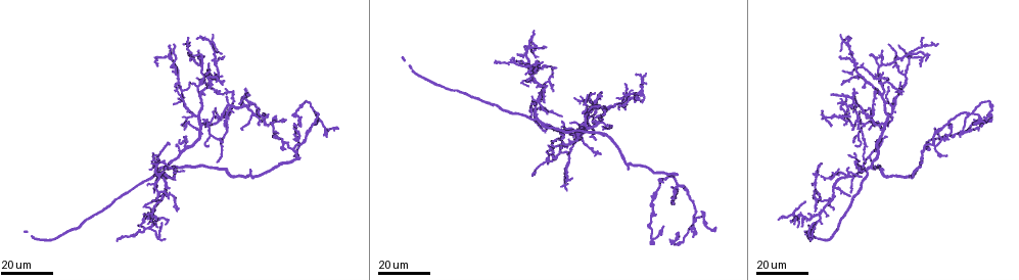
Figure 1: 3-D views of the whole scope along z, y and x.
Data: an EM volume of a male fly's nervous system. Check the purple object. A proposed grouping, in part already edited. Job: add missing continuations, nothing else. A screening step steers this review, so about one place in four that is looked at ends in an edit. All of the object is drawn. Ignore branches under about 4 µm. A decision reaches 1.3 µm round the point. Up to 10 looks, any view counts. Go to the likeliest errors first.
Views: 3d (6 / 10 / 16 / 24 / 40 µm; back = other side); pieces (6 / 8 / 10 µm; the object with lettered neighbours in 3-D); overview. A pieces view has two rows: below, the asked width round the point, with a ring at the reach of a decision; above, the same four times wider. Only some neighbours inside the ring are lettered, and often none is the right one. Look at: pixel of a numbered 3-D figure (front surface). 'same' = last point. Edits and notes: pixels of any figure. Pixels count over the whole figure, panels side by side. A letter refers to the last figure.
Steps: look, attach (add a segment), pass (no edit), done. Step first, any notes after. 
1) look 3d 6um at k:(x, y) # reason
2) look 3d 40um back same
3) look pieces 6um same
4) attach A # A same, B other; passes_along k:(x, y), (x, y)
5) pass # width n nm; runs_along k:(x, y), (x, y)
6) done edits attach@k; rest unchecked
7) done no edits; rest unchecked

look 3d 24um at 1:(248, 169) # free end

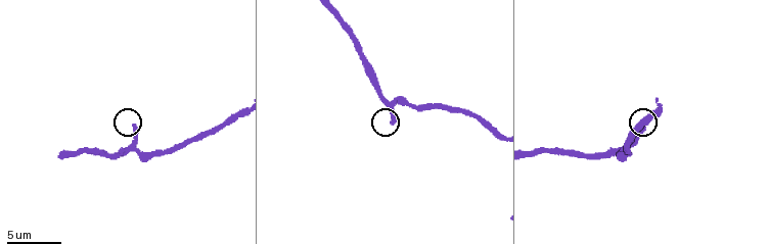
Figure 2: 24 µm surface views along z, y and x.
look pieces 8um at 2:(394, 121) # what lies round it

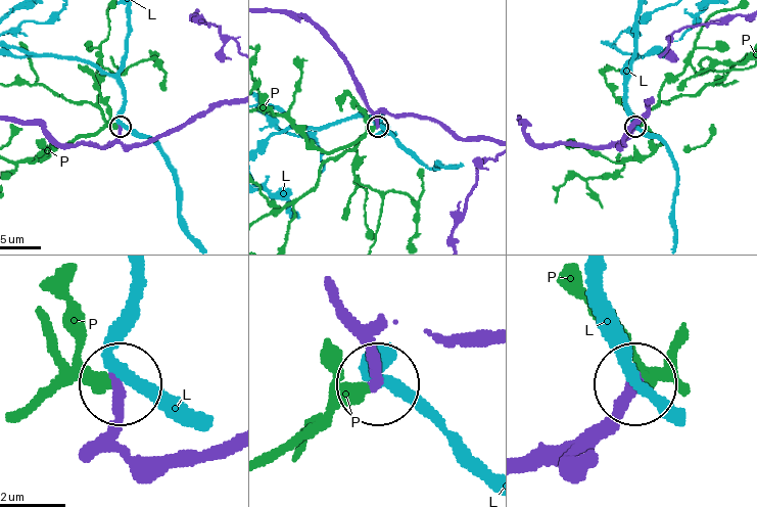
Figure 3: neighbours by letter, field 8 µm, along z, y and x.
attach P # L other, P same; passes_along 3:(366, 106), (376, 126), (329, 151), (267, 112); it goes on there

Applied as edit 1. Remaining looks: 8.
look overview

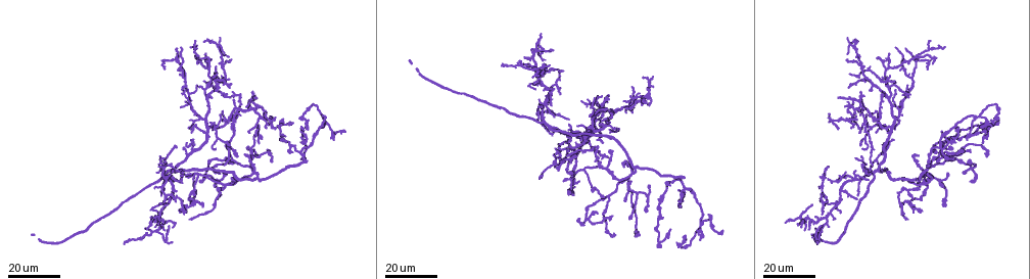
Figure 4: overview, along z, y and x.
look 3d 24um at 4:(869, 172) # end of a long branch

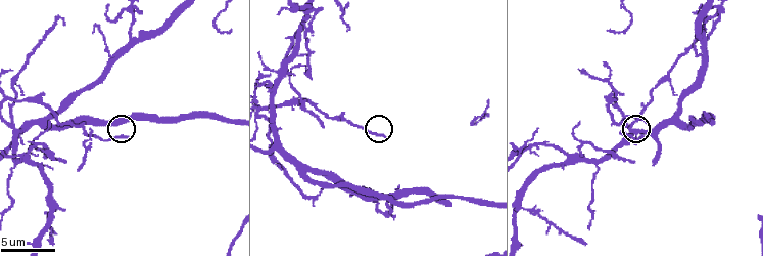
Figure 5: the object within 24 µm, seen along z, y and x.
look pieces 6um at 5:(643, 136) # what lies round it

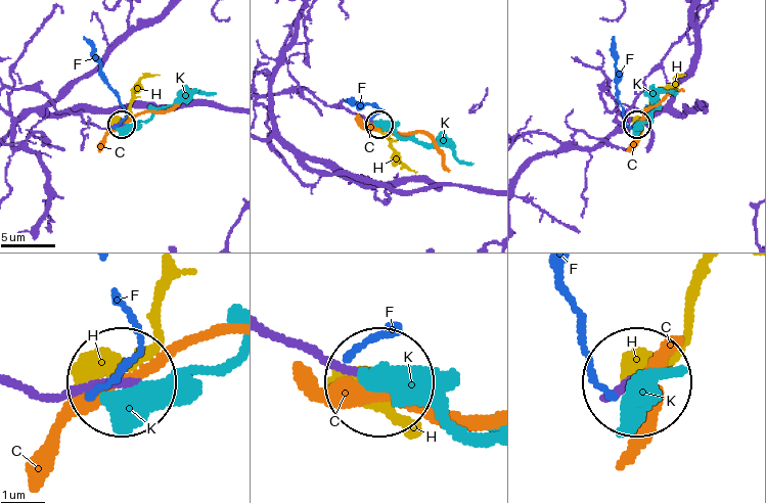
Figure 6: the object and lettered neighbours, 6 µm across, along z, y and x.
pass # width 170 nm; C other, F other, H other, K other; no lettered segment goes on from it

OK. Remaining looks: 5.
look 3d 24um at 4:(302, 132)

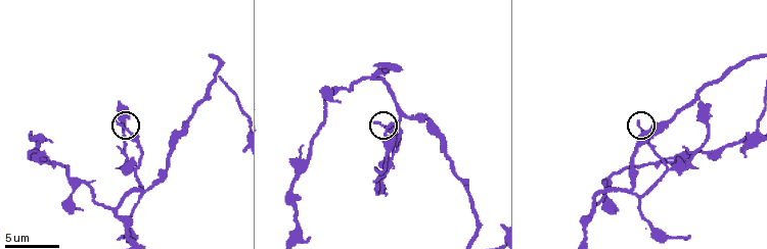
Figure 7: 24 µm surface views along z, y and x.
look pieces 6um at 7:(373, 123)

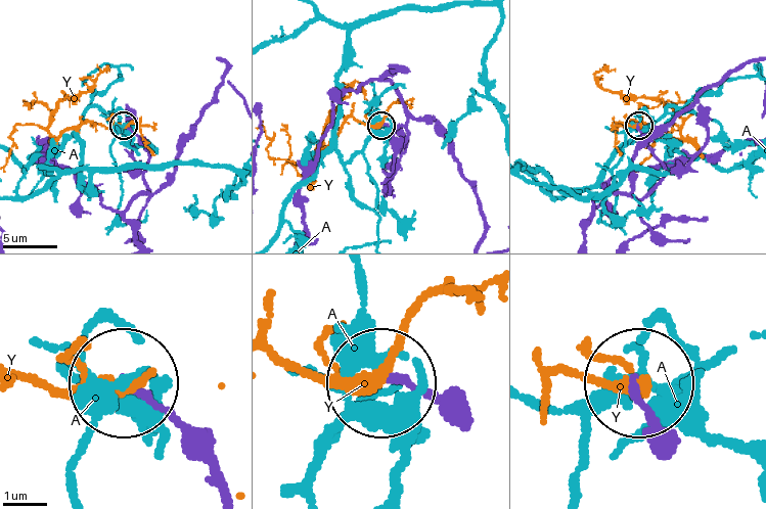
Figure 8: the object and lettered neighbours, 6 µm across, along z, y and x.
pass # A other, Y other; runs_along 8:(393, 70), (402, 151), (380, 124); none of them fits

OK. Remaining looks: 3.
look 3d 16um at 4:(810, 233) # long arm stops here

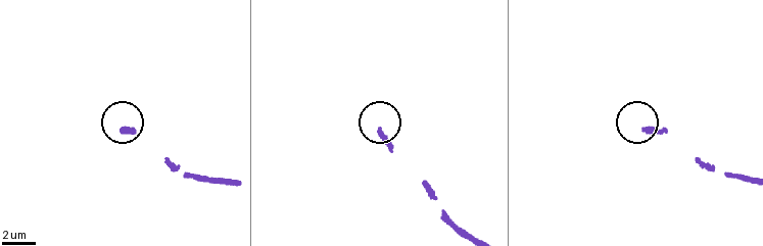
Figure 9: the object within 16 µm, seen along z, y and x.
look pieces 10um at 9:(379, 129)

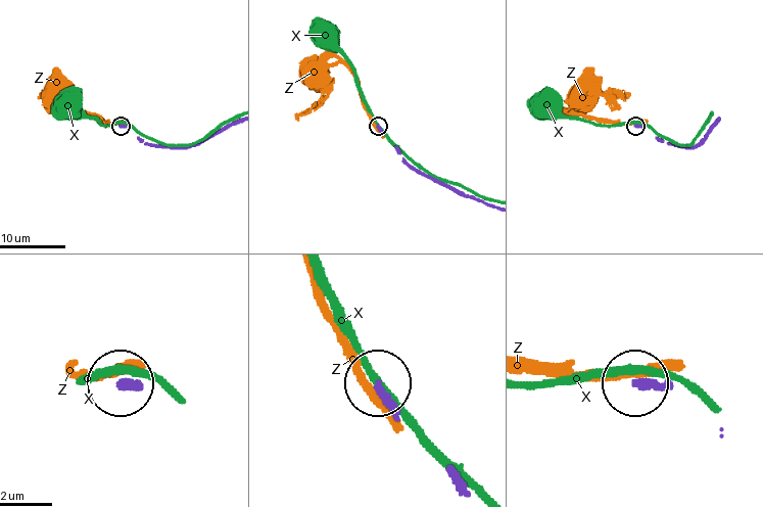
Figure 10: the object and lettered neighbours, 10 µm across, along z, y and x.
pass # X other, Z other; runs_along 10:(463, 485), (377, 387); none of them fits

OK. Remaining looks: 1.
look pieces 8um at 7:(120, 102) # an open end

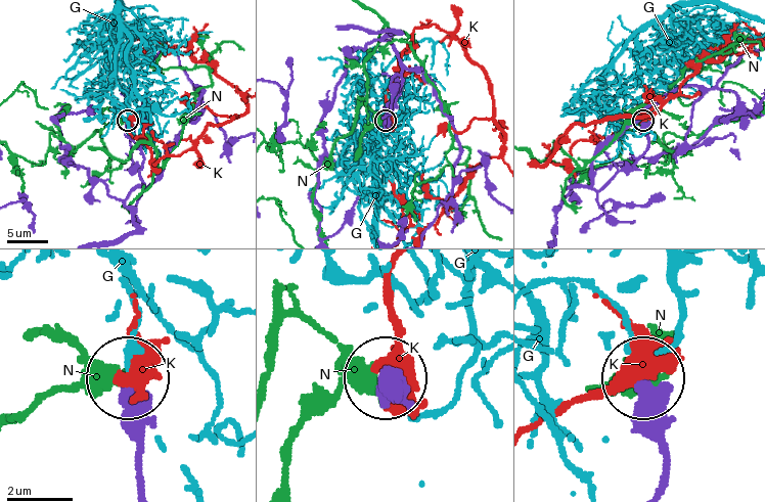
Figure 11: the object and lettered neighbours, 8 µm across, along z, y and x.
pass # G other, K other, N other; no lettered segment goes on from it

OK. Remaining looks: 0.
done edits attach@3; rest unchecked

